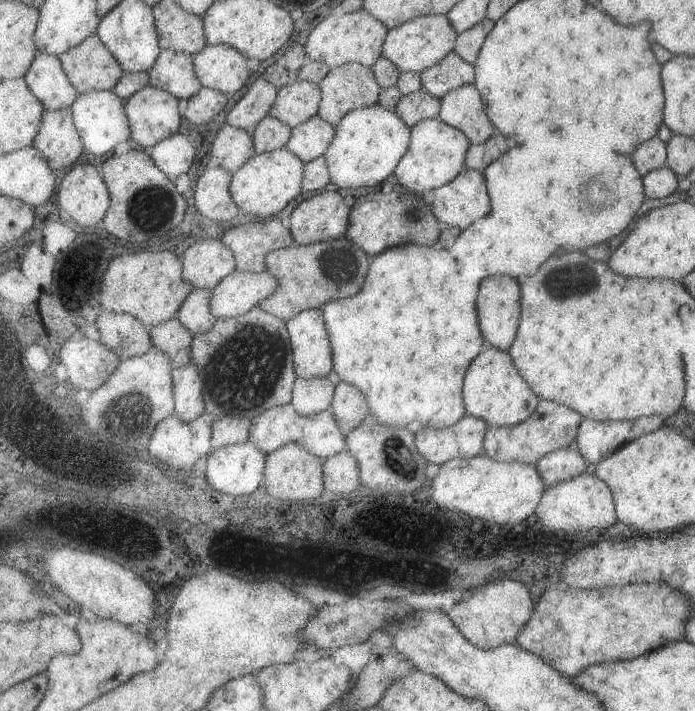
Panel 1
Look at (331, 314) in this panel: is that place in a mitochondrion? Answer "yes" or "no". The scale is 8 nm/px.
no

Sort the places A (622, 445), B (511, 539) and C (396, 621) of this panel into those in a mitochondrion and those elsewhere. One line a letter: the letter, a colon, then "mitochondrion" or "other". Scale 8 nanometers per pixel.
A: other
B: other
C: other

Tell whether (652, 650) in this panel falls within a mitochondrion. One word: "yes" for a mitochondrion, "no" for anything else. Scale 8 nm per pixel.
no

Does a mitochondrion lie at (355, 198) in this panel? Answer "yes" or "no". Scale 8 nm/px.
no

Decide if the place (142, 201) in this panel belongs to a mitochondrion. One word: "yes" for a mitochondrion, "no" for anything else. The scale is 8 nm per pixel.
yes

